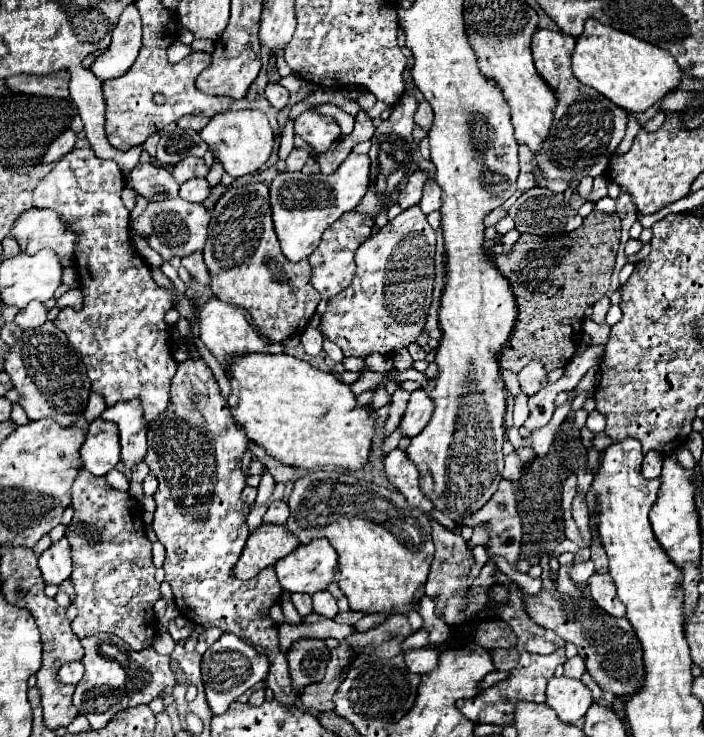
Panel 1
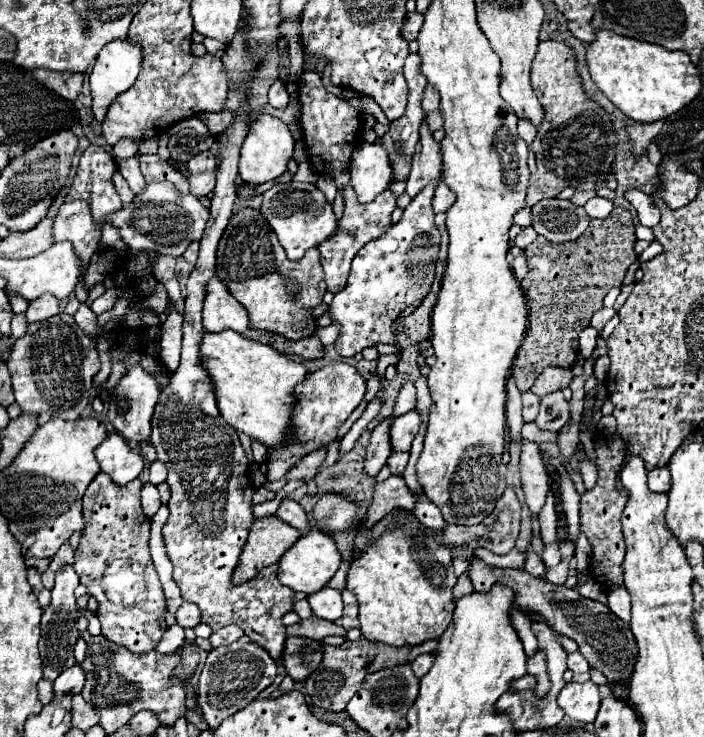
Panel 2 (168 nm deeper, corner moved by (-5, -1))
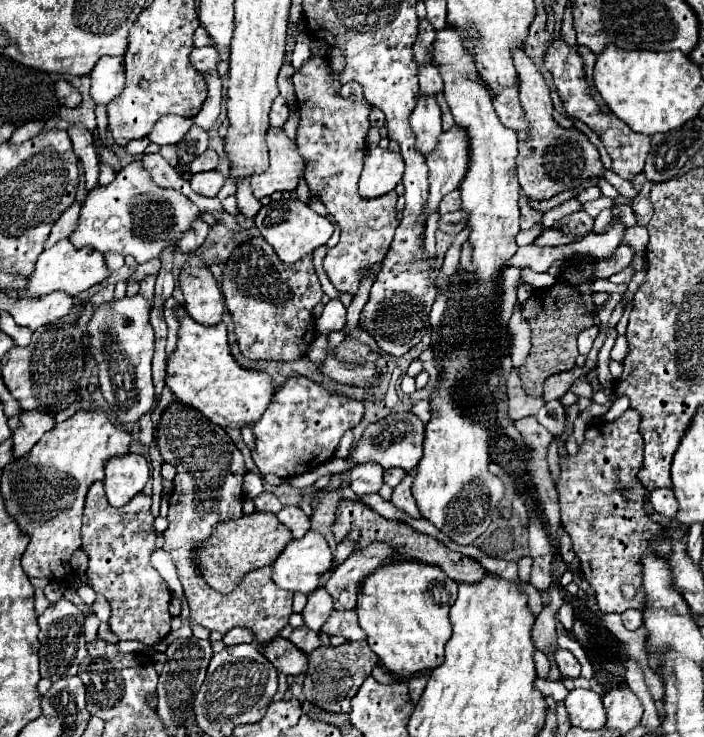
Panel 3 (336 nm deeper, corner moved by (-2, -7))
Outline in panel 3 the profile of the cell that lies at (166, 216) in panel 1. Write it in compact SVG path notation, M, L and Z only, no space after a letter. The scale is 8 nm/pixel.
M132 162L118 172L114 182L88 192L82 204L78 228L70 234L70 240L78 248L92 246L98 252L118 252L122 256L132 254L136 262L144 264L150 258L158 258L168 242L178 242L196 218L198 208L184 194L150 182L150 174L142 170L142 164Z

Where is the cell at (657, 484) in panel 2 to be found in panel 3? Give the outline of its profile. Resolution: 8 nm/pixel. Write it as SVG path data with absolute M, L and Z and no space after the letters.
M656 488L650 490L650 502L654 506L654 510L662 516L674 518L674 514L678 512L678 502L674 498L674 492L670 488Z

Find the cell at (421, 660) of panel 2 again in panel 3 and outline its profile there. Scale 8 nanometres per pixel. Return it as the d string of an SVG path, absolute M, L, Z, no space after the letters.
M426 676L410 678L410 680L408 680L408 686L410 686L410 700L412 700L412 704L416 706L418 700L420 700L420 696L422 696L422 692L424 692L424 688L426 688Z

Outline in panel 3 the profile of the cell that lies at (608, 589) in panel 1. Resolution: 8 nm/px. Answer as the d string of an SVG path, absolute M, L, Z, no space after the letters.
M626 610L622 614L622 622L628 630L638 630L644 624L644 616L642 616L640 610Z

